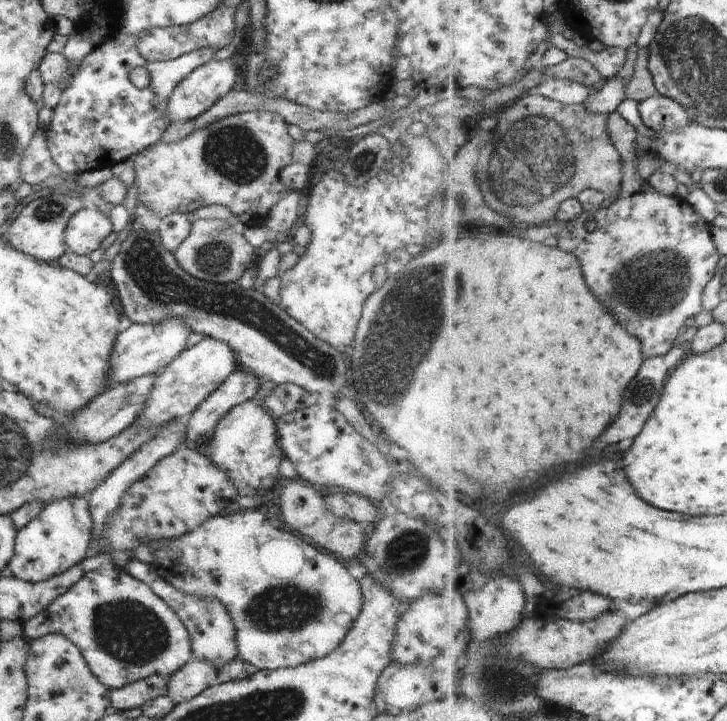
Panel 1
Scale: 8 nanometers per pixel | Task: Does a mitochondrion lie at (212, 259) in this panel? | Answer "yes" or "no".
yes

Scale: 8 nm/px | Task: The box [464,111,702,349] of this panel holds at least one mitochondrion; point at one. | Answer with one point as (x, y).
(667, 277)

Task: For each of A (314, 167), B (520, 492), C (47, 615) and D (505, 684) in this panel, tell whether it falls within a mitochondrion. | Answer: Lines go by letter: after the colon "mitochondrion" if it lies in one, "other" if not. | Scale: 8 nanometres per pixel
A: other
B: other
C: other
D: mitochondrion

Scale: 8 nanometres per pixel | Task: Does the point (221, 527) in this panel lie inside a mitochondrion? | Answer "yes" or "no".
no

